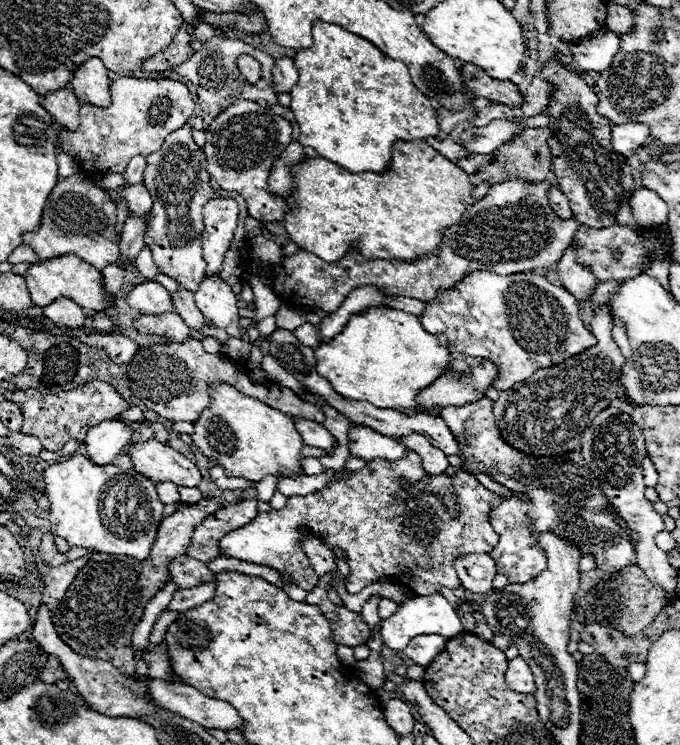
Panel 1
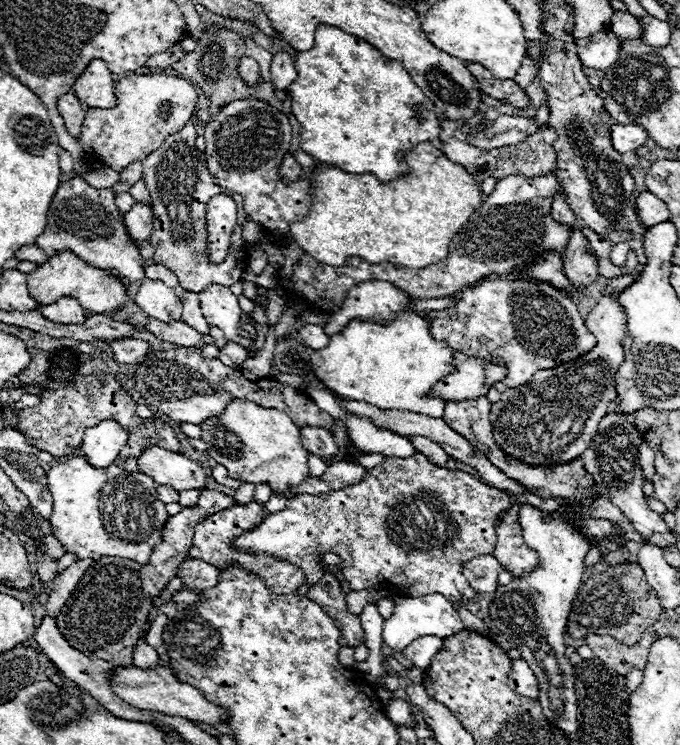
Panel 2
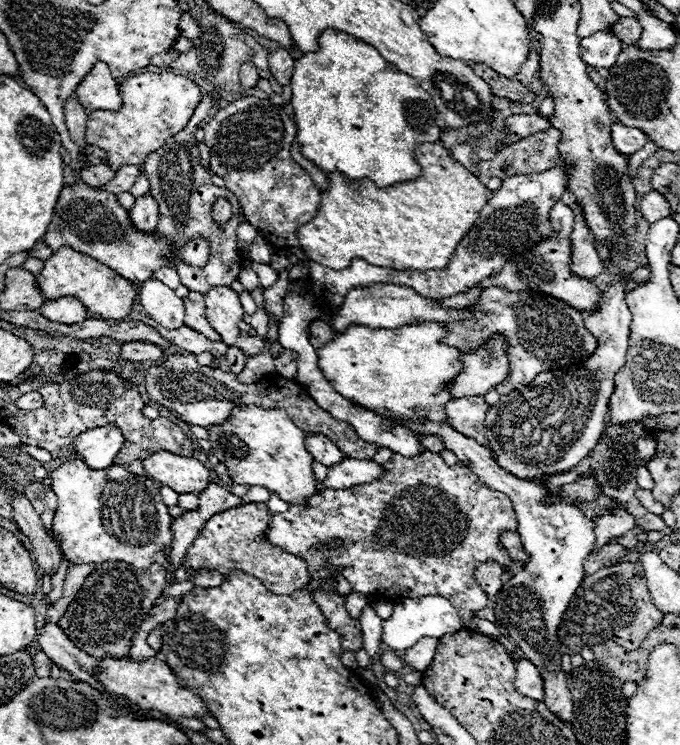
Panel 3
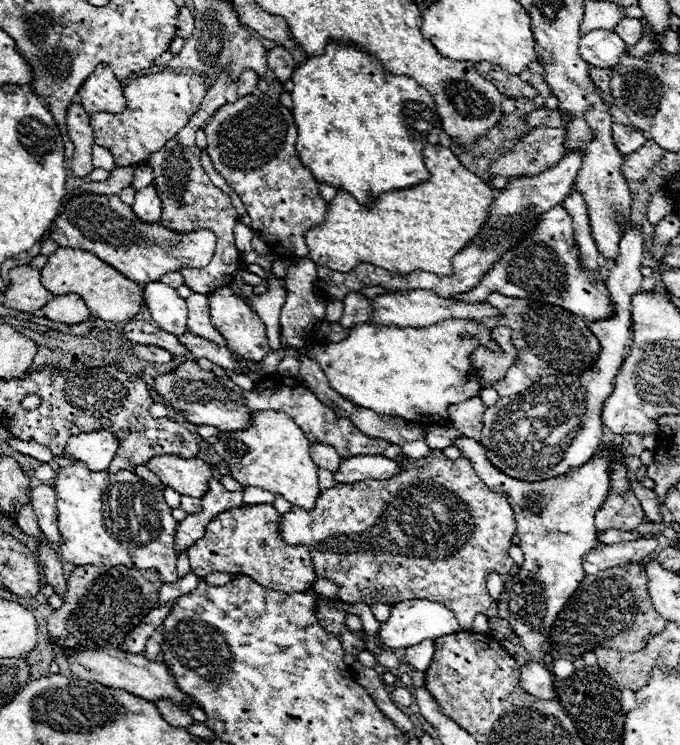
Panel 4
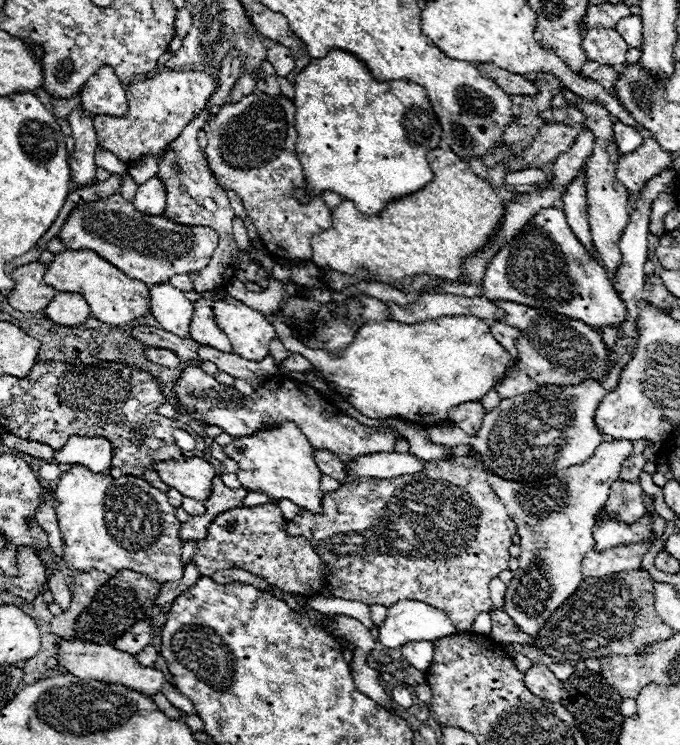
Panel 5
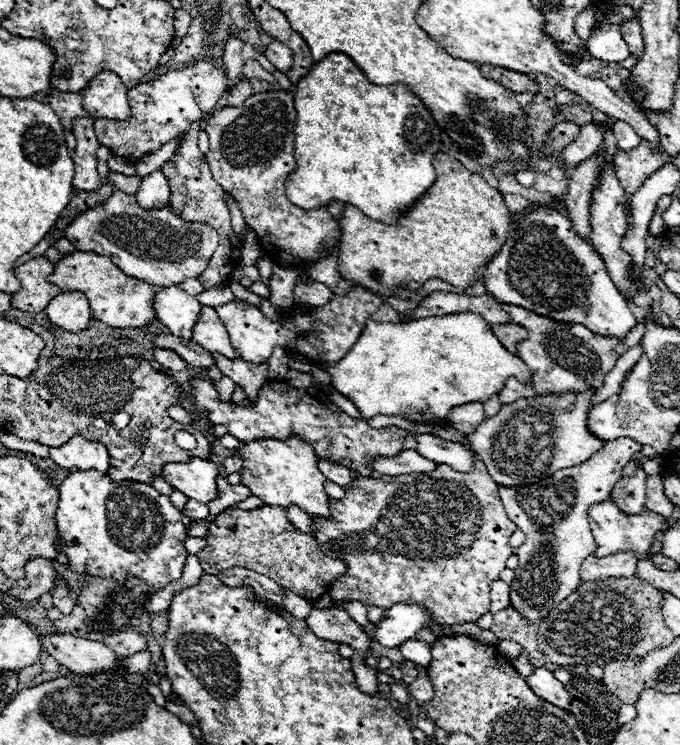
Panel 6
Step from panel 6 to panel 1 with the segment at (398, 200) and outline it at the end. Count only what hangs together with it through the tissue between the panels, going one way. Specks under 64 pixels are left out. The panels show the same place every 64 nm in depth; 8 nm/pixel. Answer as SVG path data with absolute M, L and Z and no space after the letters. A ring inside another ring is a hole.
M318 20L314 24L312 48L298 50L294 64L298 68L300 80L290 92L290 108L300 126L298 142L302 146L314 148L320 158L336 162L348 172L386 172L392 162L392 144L396 140L426 140L430 136L436 138L440 132L436 110L432 108L432 102L414 86L408 68L400 60L388 58L372 42L346 32L336 24Z

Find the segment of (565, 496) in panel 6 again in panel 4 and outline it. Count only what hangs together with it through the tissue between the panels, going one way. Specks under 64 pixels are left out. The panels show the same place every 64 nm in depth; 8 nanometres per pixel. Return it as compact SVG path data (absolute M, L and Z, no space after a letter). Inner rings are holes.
M472 438L456 440L454 446L458 446L472 462L474 470L488 484L488 488L492 488L492 492L500 492L508 500L510 508L514 508L518 524L516 536L520 538L524 562L518 574L504 586L504 594L498 600L498 616L510 622L534 658L542 658L552 652L546 644L546 638L556 620L556 614L564 608L586 576L582 570L582 558L594 546L598 546L594 514L608 496L610 470L618 446L602 444L598 446L592 460L588 460L584 466L574 468L568 474L560 474L558 478L540 482L520 482L516 478L510 480L510 476L502 474L488 462L486 450Z

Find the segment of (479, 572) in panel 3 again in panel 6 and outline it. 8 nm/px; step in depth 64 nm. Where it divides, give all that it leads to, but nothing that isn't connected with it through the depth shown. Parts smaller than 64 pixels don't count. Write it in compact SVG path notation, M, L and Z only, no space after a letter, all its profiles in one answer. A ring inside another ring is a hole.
M496 580L490 590L490 614L496 614L498 610L506 610L510 606L510 584Z

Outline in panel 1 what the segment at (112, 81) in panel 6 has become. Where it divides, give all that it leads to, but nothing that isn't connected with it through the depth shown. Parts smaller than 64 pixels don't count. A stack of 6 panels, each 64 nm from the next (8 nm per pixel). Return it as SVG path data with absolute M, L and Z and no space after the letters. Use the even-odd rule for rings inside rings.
M88 58L74 72L74 78L70 80L70 88L82 102L96 104L102 108L112 102L108 68L100 58Z

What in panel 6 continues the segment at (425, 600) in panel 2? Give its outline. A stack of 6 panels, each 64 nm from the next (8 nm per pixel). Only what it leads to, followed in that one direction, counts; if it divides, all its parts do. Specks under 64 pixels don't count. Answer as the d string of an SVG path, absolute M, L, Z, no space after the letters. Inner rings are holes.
M396 604L384 612L384 618L374 626L374 640L386 648L396 648L414 638L420 628L432 628L442 636L444 626L432 622L432 618L416 604Z

